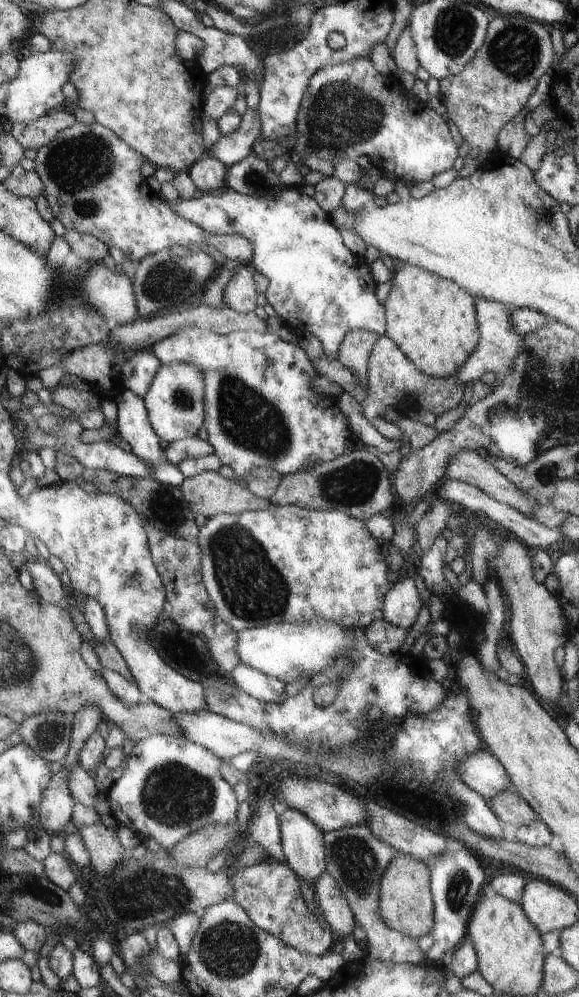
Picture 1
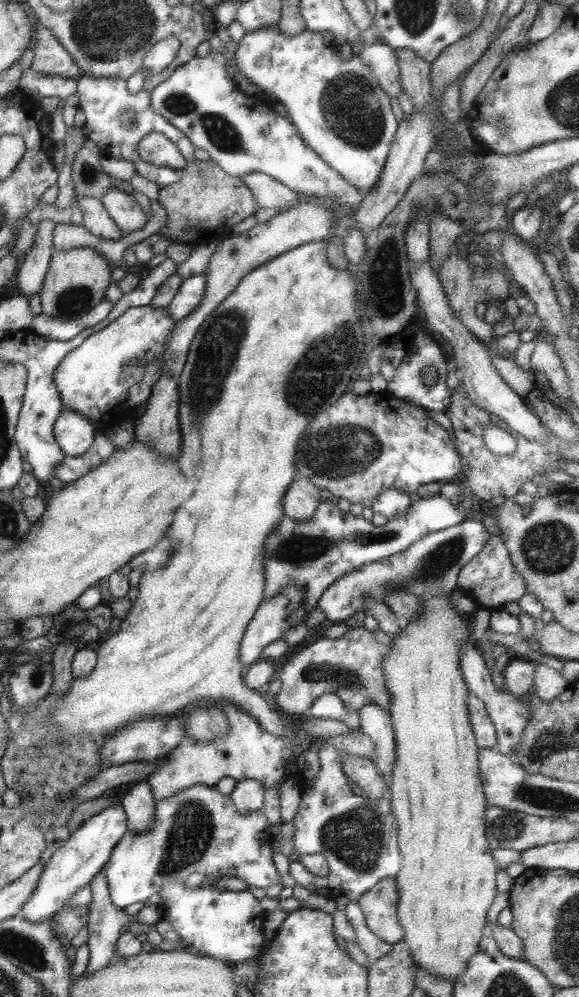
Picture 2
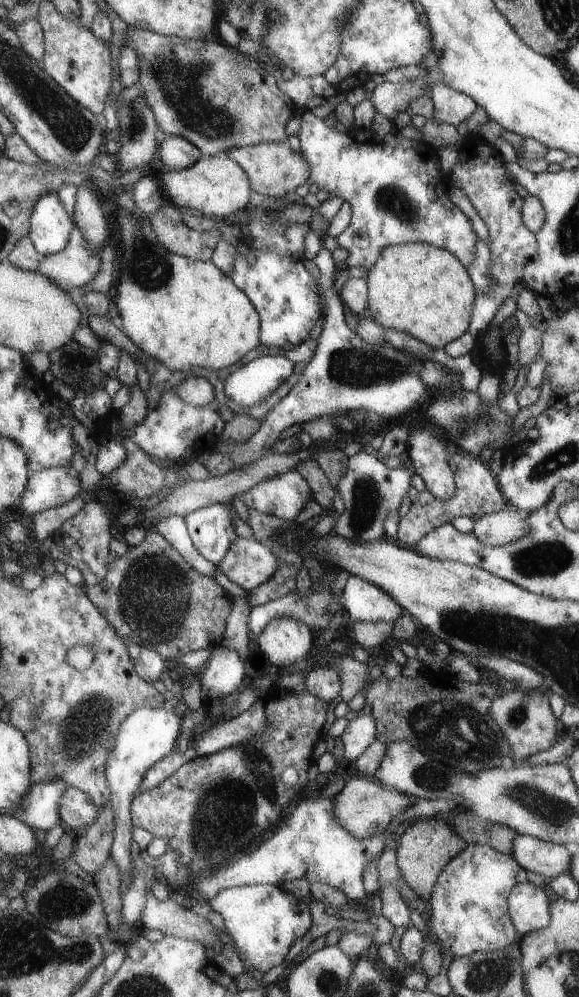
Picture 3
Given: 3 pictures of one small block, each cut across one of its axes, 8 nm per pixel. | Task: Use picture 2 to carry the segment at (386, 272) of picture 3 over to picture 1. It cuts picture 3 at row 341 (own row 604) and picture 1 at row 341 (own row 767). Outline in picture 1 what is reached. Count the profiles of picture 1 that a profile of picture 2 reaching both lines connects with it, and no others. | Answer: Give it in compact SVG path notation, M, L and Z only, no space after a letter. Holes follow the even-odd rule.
M401 266L389 276L391 290L383 302L385 306L385 336L429 378L451 378L469 354L477 348L479 330L475 314L475 298L463 292L453 280L445 280L433 272L427 272L417 266Z

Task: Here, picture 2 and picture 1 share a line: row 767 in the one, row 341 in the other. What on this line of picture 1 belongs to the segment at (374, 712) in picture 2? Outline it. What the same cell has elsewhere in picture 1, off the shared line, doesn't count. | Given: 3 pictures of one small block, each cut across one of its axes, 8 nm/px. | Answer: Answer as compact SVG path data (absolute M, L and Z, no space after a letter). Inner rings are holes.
M381 336L377 344L371 348L369 362L367 362L367 396L361 402L361 414L371 424L377 418L383 418L383 412L387 408L395 408L405 400L413 406L421 406L423 410L429 410L435 416L441 416L443 412L455 408L463 396L463 388L455 378L429 378L425 376L395 344L389 340L389 336Z

